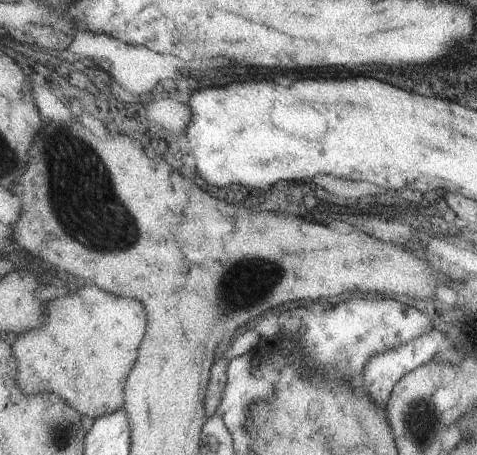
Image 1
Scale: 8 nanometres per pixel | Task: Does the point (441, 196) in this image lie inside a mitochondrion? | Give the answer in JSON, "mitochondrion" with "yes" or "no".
{"mitochondrion":"no"}

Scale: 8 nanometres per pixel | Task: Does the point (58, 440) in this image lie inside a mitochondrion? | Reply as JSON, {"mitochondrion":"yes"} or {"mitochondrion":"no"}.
{"mitochondrion":"yes"}

